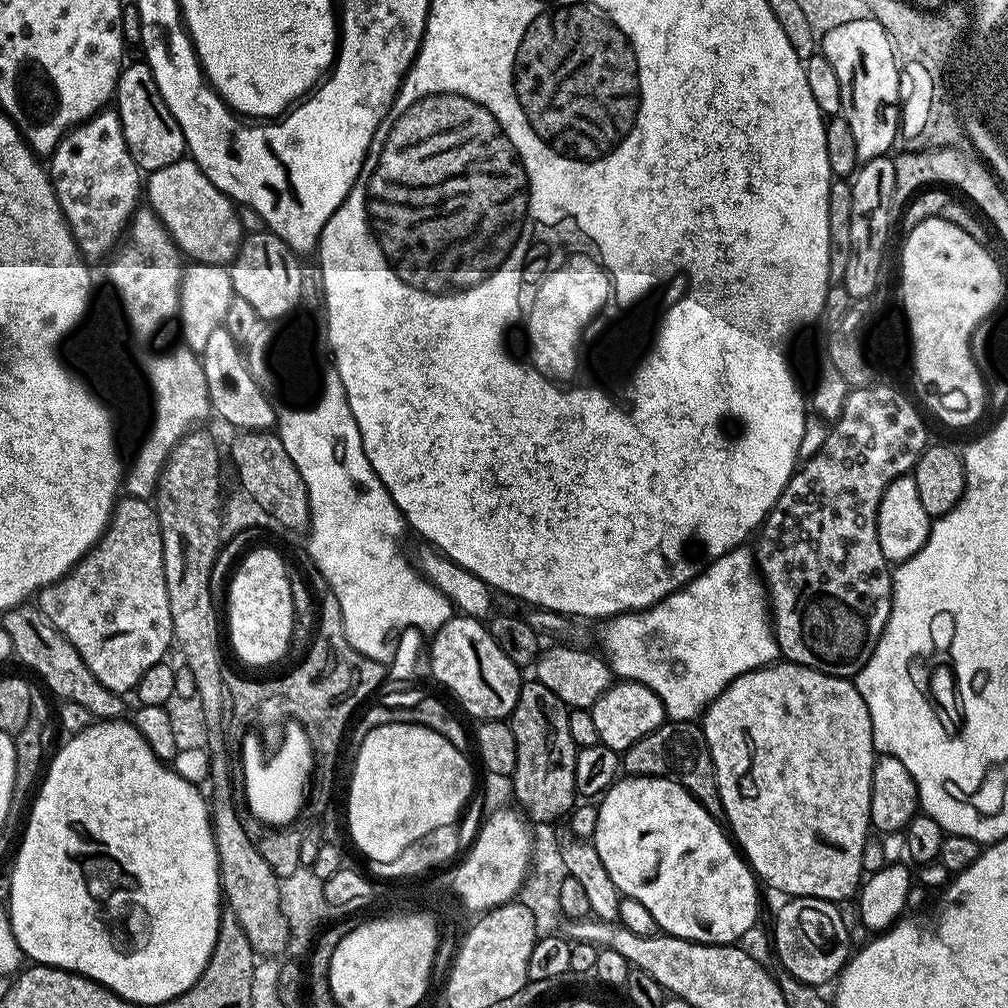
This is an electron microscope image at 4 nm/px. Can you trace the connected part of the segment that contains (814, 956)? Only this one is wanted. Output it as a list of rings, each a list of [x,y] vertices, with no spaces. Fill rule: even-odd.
[[[809,896],[789,899],[776,916],[776,956],[796,980],[804,984],[835,981],[850,955],[850,931],[843,925],[842,911],[833,901]]]

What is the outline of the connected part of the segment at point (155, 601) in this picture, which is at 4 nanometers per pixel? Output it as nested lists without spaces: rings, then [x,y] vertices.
[[[139,496],[117,499],[112,519],[95,548],[68,575],[40,589],[38,607],[78,650],[102,686],[111,692],[131,693],[138,678],[165,659],[164,651],[174,640],[155,507]]]

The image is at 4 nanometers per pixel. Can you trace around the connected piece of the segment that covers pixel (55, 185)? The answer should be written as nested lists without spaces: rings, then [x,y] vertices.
[[[97,110],[61,138],[52,151],[50,163],[52,189],[56,192],[68,229],[76,237],[81,249],[88,251],[89,248],[107,257],[117,247],[142,200],[142,173],[126,146],[120,115],[114,110]]]

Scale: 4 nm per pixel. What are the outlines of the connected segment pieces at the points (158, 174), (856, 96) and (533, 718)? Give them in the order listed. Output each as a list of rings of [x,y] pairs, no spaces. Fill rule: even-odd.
[[[185,158],[178,162],[170,162],[170,166],[162,166],[162,170],[147,173],[146,204],[164,223],[165,230],[170,233],[177,248],[189,261],[198,264],[231,265],[242,239],[240,219],[236,216],[237,205],[216,189],[210,178],[206,178],[203,170],[196,165],[195,160]]]
[[[875,18],[863,21],[862,26],[835,28],[823,33],[822,55],[838,74],[838,86],[842,86],[840,112],[850,122],[860,160],[887,155],[900,130],[902,68],[886,30]]]
[[[529,678],[521,683],[518,702],[510,717],[514,742],[518,742],[518,766],[512,775],[512,796],[521,804],[519,807],[529,821],[548,824],[559,816],[567,817],[577,803],[578,793],[574,786],[577,746],[574,738],[570,738],[569,711],[562,698],[558,698],[554,690],[546,690],[540,680]]]

